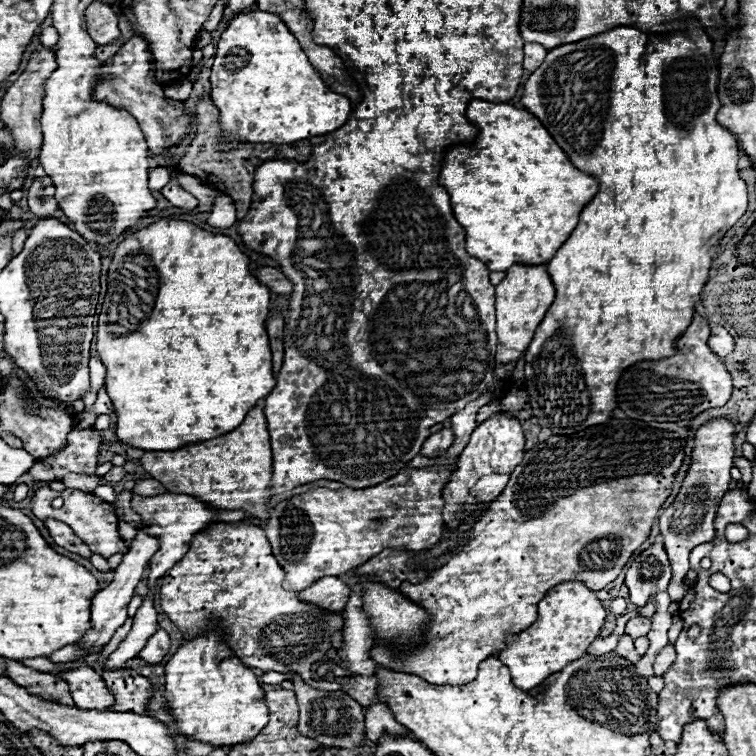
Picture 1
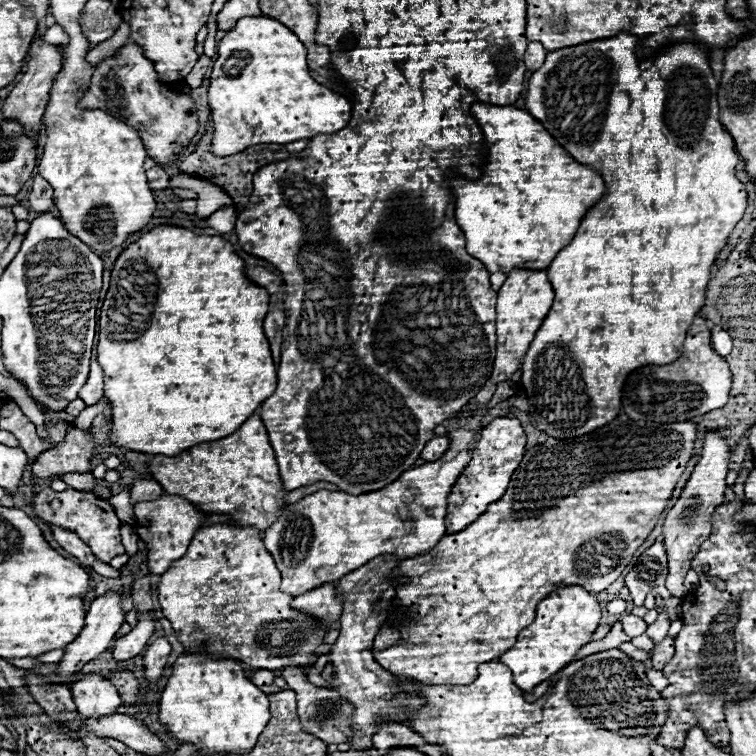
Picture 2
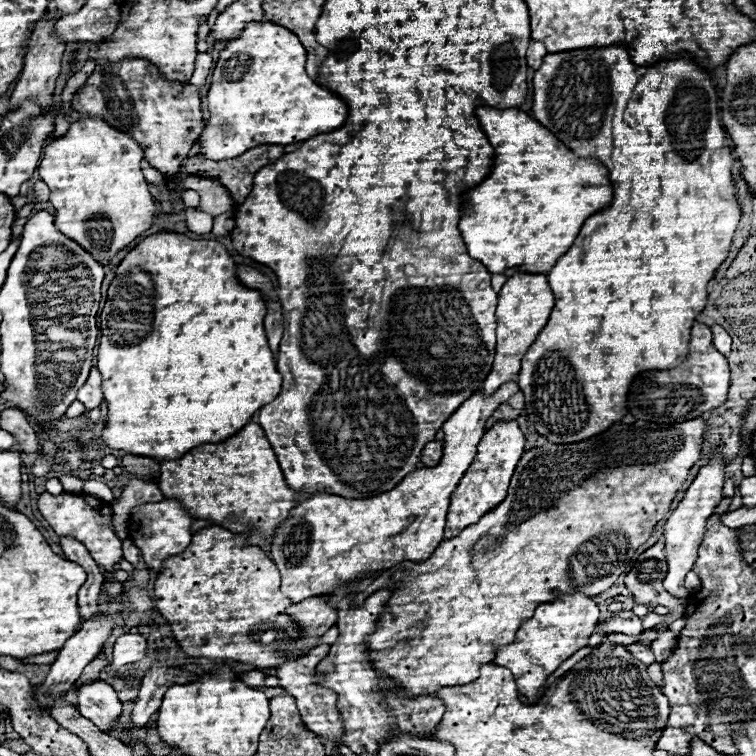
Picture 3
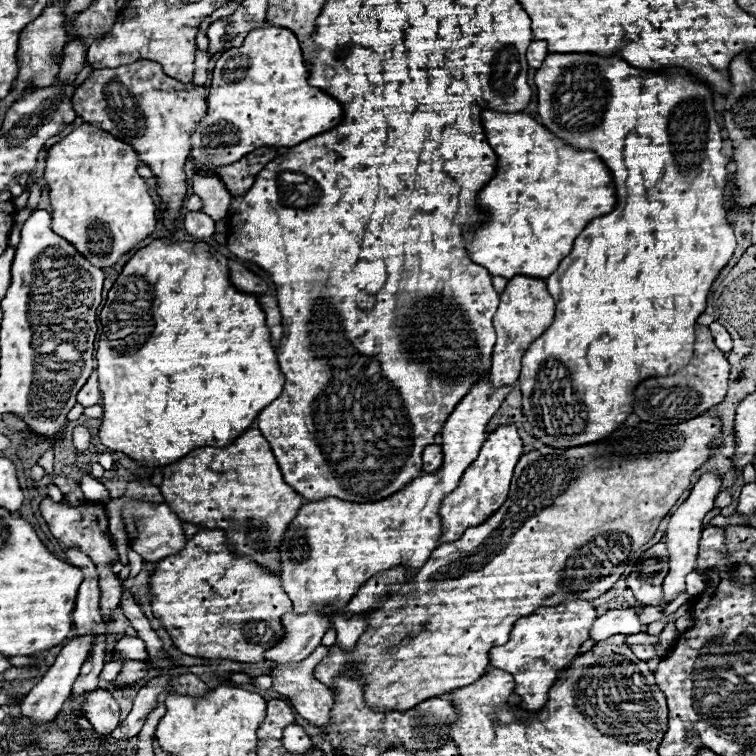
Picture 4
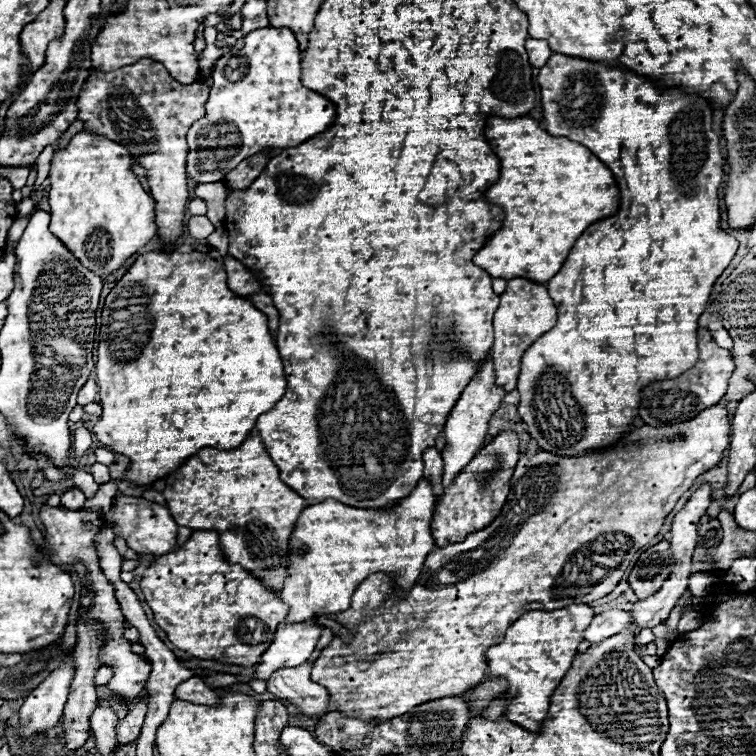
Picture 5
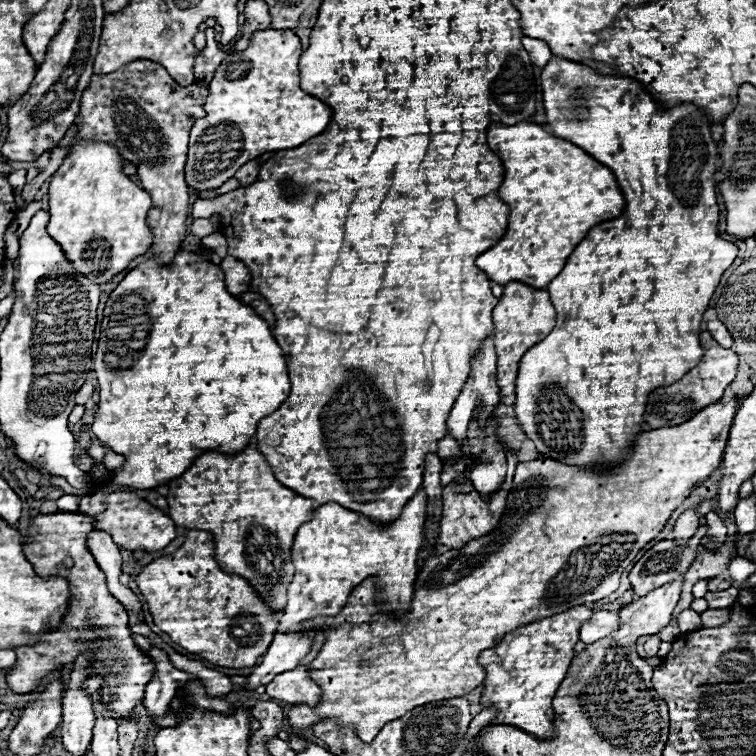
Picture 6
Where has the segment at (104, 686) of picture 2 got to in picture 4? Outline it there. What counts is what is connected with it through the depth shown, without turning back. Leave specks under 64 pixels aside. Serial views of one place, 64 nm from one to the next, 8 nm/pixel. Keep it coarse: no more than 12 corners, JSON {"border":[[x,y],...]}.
{"border":[[96,688],[82,702],[84,716],[102,738],[120,724],[120,706]]}

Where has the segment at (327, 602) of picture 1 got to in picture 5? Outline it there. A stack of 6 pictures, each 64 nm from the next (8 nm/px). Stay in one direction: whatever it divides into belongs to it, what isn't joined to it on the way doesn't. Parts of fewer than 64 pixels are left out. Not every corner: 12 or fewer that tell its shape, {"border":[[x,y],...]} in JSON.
{"border":[[282,622],[254,678],[310,658],[324,626]]}

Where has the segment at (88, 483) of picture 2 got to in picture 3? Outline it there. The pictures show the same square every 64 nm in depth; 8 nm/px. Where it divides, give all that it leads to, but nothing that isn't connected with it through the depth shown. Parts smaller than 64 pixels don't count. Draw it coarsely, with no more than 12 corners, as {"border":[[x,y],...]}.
{"border":[[60,476],[66,492],[82,492],[84,480],[78,476]]}

